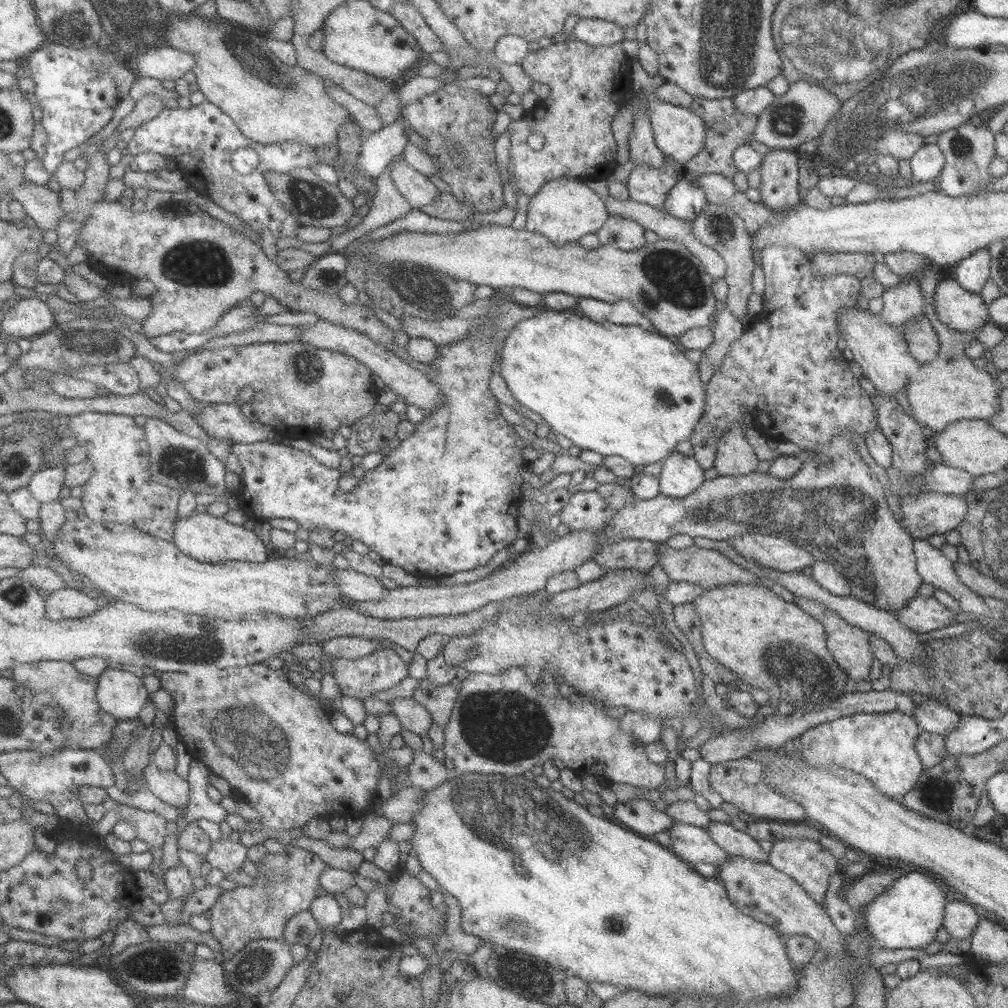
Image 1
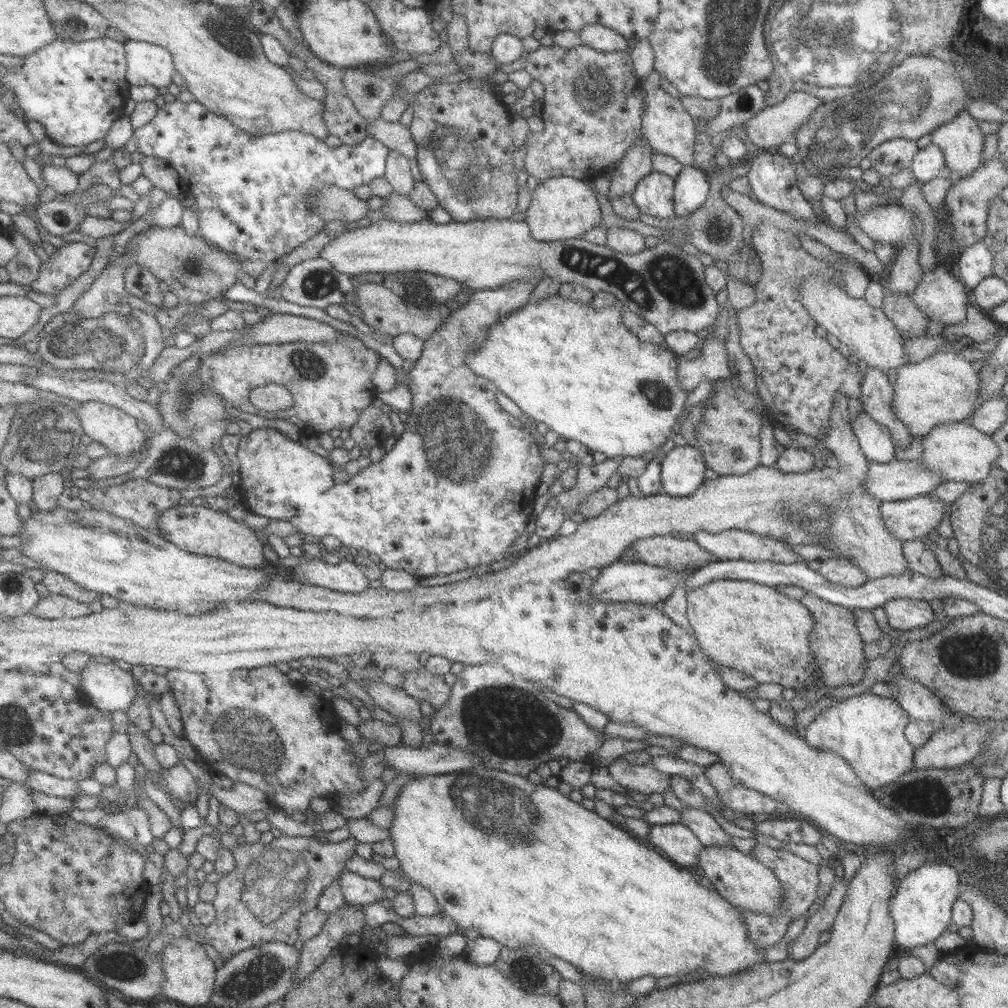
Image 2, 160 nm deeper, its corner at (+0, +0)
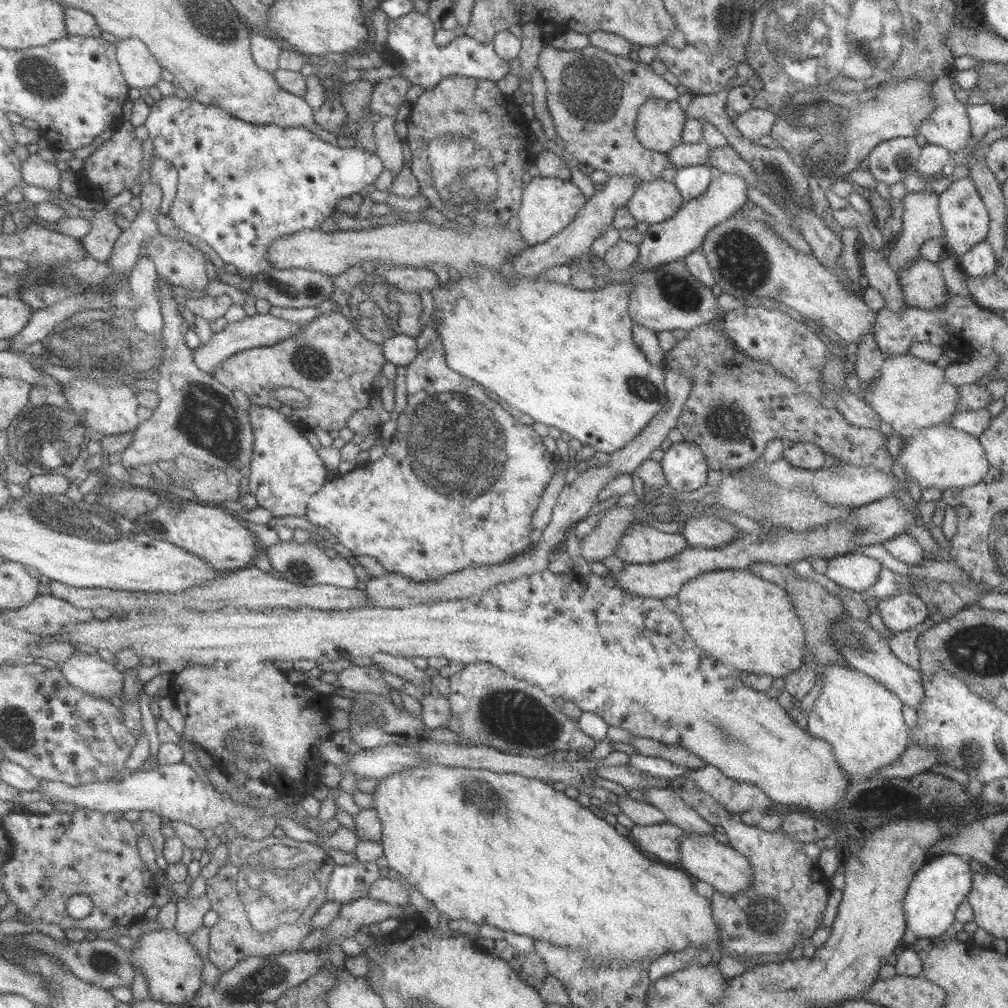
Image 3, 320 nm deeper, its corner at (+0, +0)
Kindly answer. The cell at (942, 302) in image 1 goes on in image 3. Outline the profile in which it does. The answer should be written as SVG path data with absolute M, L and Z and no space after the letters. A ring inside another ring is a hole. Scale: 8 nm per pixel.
M917 257L911 264L898 273L899 288L903 293L903 300L907 305L922 308L926 311L943 306L946 301L947 288L945 287L941 271L936 263L925 258Z

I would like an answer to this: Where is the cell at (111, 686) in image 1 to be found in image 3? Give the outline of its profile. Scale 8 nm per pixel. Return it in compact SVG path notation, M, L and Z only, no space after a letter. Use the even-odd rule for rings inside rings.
M77 651L68 661L58 663L58 668L65 674L71 684L78 686L81 690L91 693L93 696L109 699L112 696L122 694L123 690L123 673L119 672L113 664L103 660L99 655L90 655L87 652Z

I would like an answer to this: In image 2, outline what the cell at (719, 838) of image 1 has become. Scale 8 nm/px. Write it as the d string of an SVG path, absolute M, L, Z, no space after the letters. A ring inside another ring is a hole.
M686 807L678 810L680 823L684 824L703 846L719 845L733 847L727 835L709 813Z

